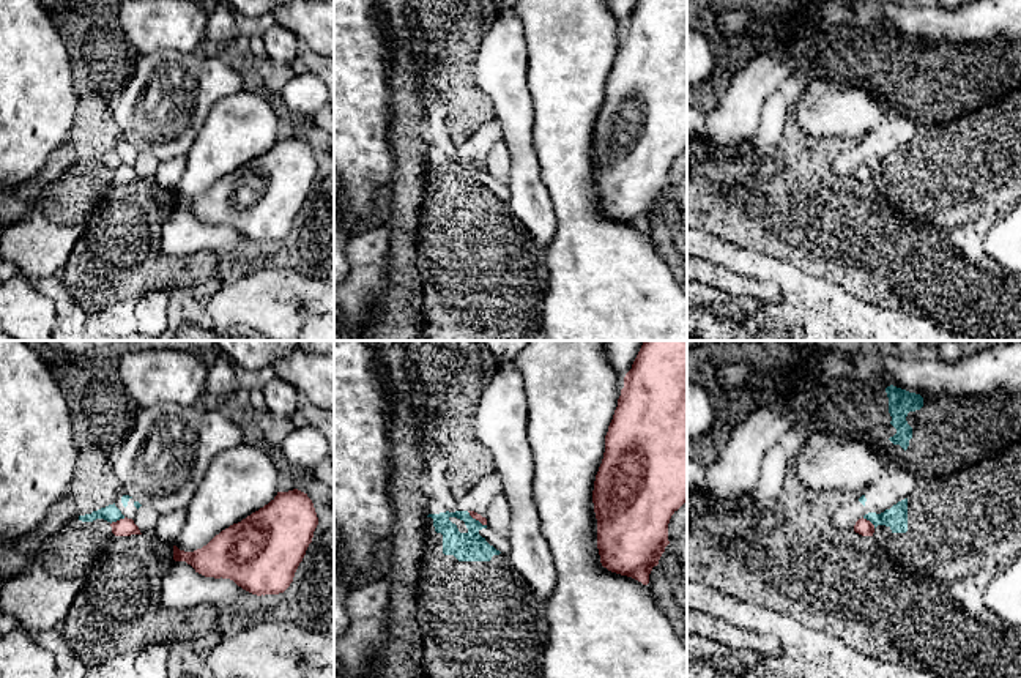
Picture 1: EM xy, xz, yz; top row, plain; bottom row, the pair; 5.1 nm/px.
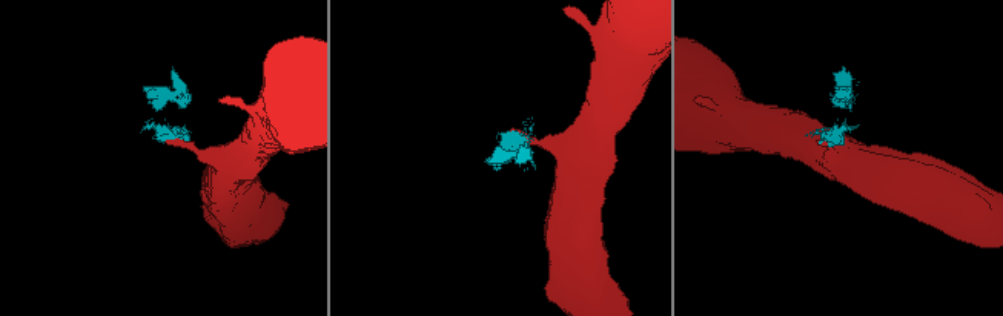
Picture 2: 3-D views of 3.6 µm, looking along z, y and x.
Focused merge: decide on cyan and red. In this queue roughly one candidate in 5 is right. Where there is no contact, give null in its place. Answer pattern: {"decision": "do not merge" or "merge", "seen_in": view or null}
{"decision": "do not merge", "seen_in": "xy"}

